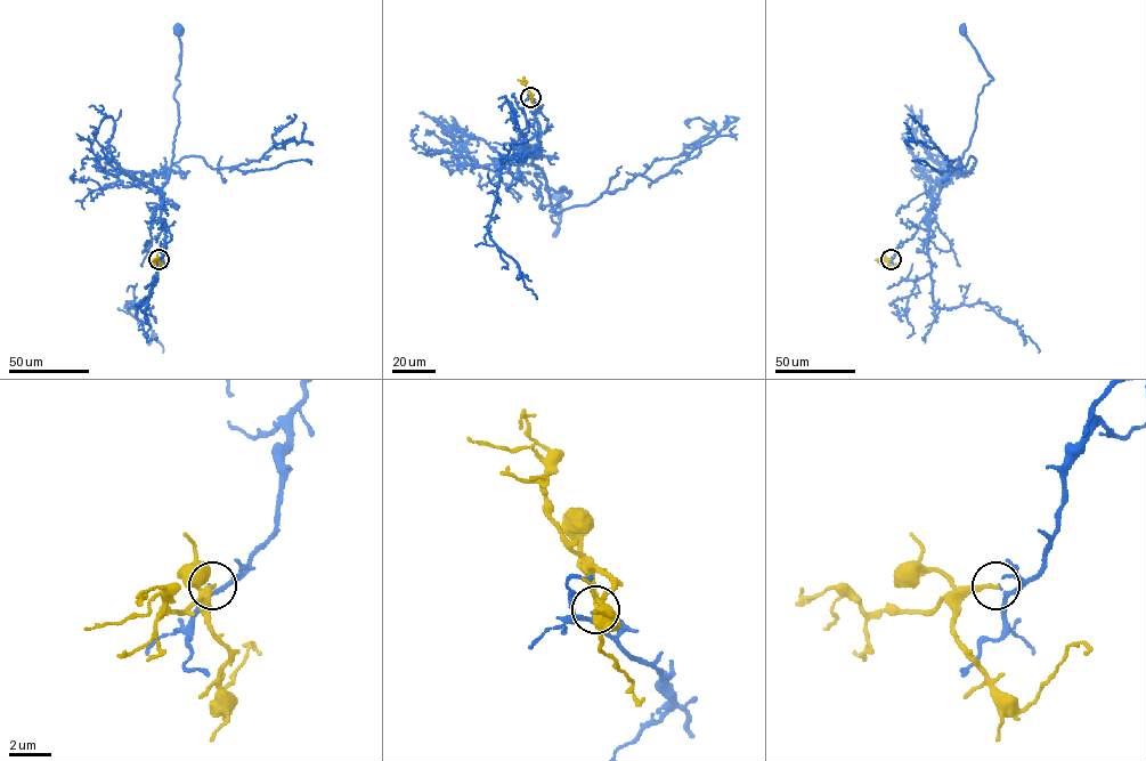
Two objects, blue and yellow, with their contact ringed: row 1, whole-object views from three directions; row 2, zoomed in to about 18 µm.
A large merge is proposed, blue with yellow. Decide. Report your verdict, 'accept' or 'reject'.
reject

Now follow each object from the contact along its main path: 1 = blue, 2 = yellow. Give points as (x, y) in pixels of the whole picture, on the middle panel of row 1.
1: (530, 97), (547, 122), (533, 162), (558, 212), (551, 216), (559, 227), (553, 235), (558, 194)
2: (530, 97), (530, 92), (536, 106)

